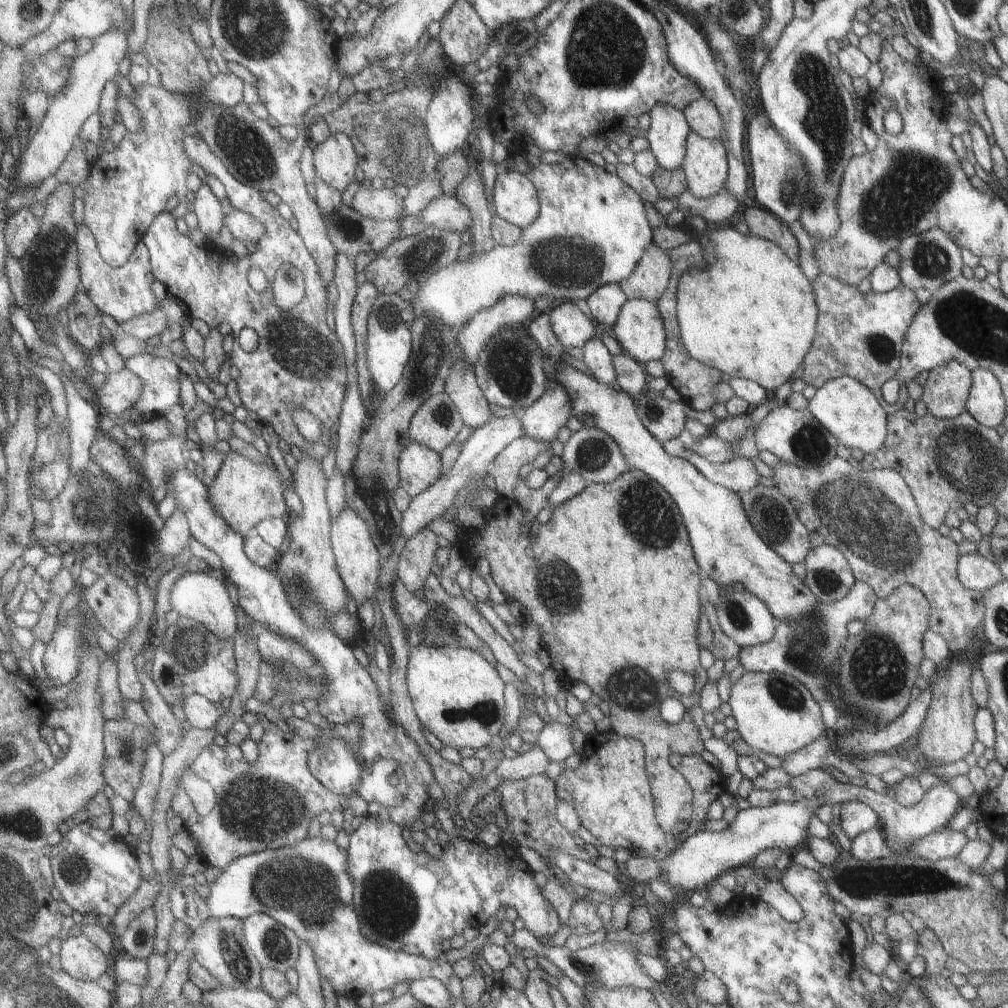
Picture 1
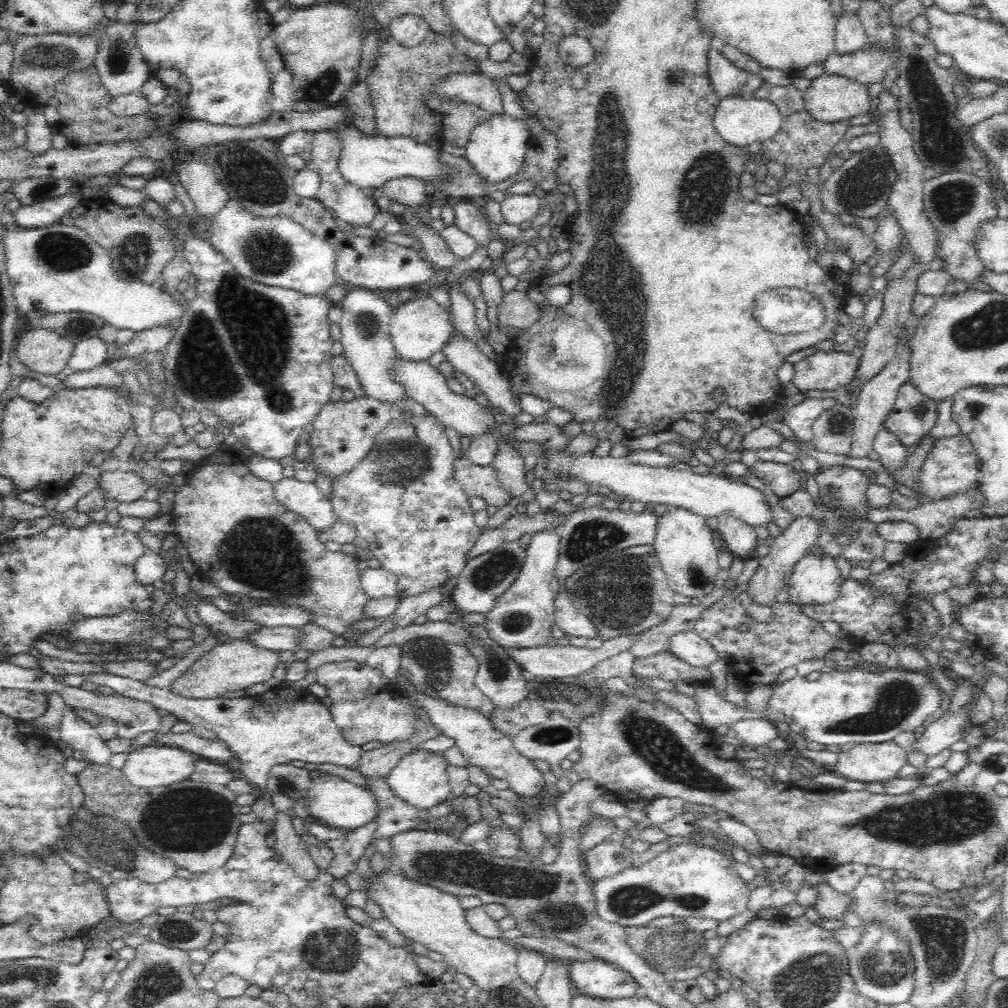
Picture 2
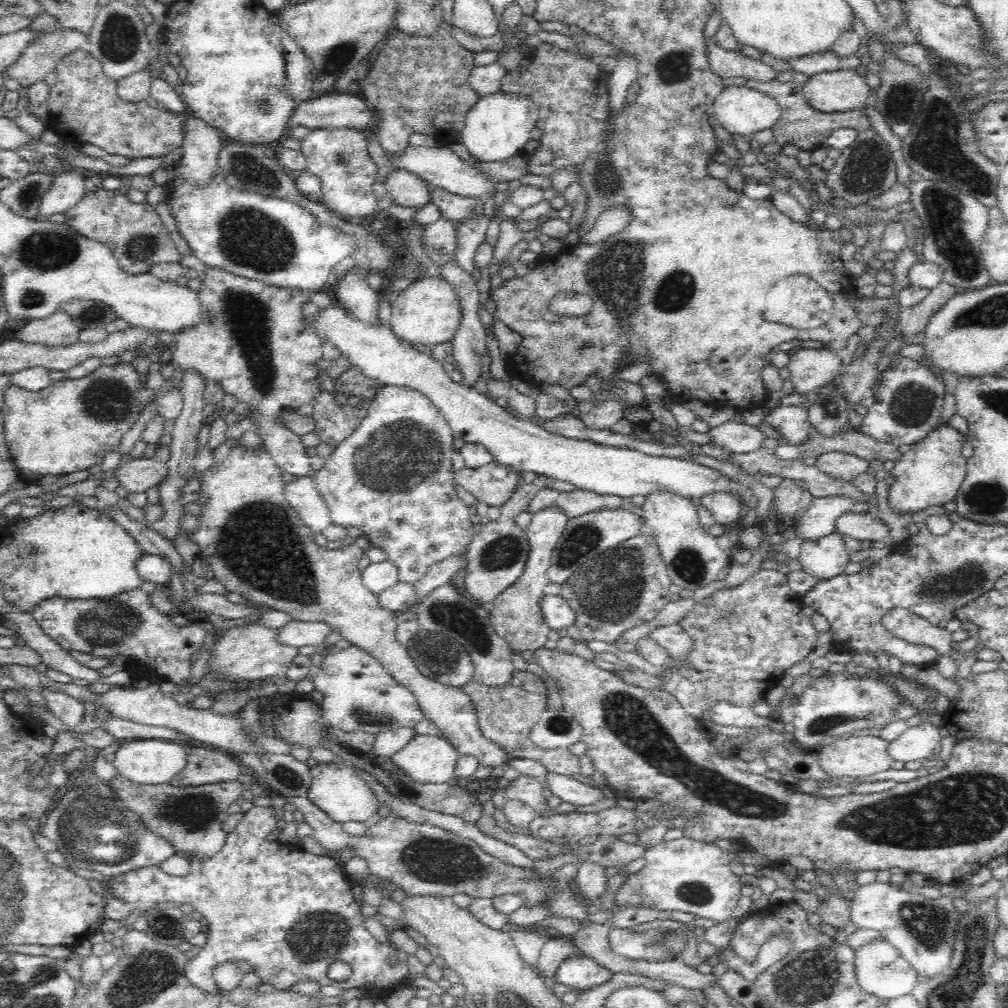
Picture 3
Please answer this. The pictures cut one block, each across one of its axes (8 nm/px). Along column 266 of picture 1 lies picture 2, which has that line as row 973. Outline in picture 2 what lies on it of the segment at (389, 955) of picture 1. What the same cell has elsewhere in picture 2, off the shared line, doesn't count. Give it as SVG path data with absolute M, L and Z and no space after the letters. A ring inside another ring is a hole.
M864 924L862 940L847 951L847 957L851 977L862 996L889 1007L909 1000L914 988L914 963L909 948L889 928Z

